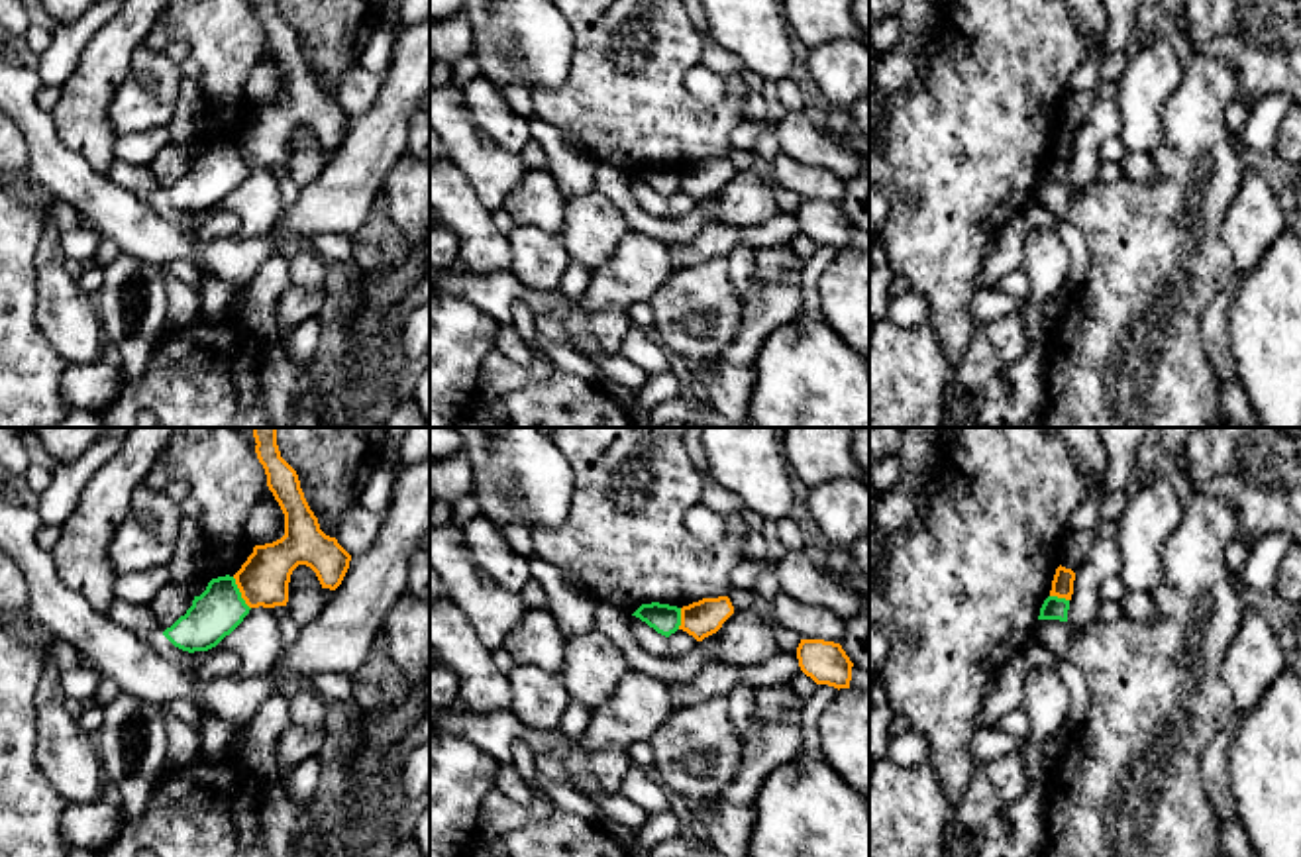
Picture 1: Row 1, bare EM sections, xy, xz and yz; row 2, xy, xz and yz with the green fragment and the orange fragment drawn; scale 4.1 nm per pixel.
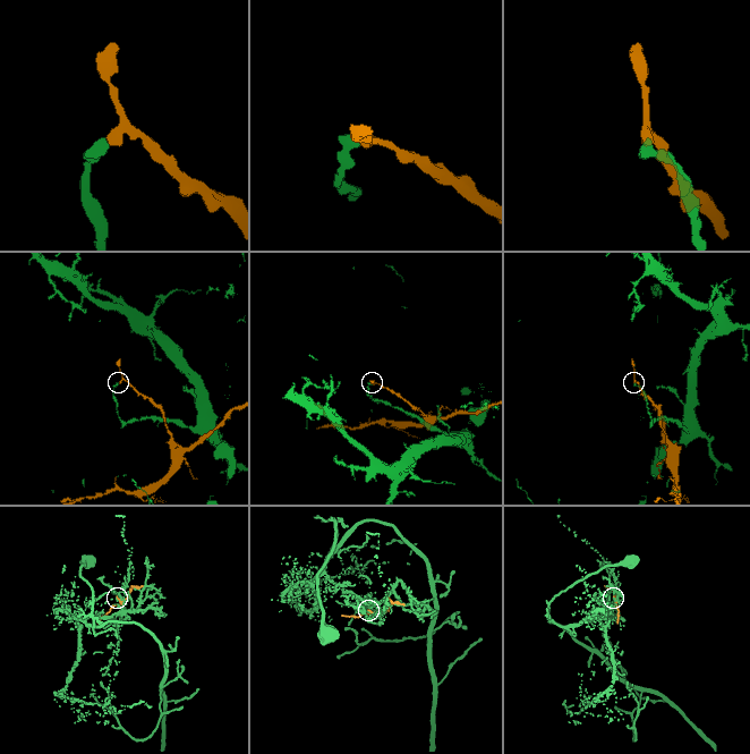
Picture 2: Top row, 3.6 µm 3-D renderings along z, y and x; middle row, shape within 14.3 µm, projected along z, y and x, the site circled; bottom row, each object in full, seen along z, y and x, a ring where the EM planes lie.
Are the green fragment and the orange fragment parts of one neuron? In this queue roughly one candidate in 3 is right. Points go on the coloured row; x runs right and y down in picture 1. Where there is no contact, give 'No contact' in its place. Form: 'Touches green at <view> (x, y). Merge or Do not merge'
Touches green at xy (240, 593). Do not merge

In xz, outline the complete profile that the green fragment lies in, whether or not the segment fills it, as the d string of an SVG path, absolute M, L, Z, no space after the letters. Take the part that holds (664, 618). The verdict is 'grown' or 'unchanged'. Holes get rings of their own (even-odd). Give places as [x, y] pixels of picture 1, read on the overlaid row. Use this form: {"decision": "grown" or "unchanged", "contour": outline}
{"decision": "unchanged", "contour": "M642 604L632 616L640 618L665 637L675 633L681 626L681 608L669 604Z"}

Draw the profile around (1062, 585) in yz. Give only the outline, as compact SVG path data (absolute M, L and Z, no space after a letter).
M1060 565L1052 580L1050 596L1071 600L1073 580L1075 580L1075 573Z

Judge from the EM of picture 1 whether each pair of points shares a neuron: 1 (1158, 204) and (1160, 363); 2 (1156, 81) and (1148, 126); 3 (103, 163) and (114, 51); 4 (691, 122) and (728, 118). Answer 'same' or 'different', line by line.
1: same
2: same
3: same
4: same

